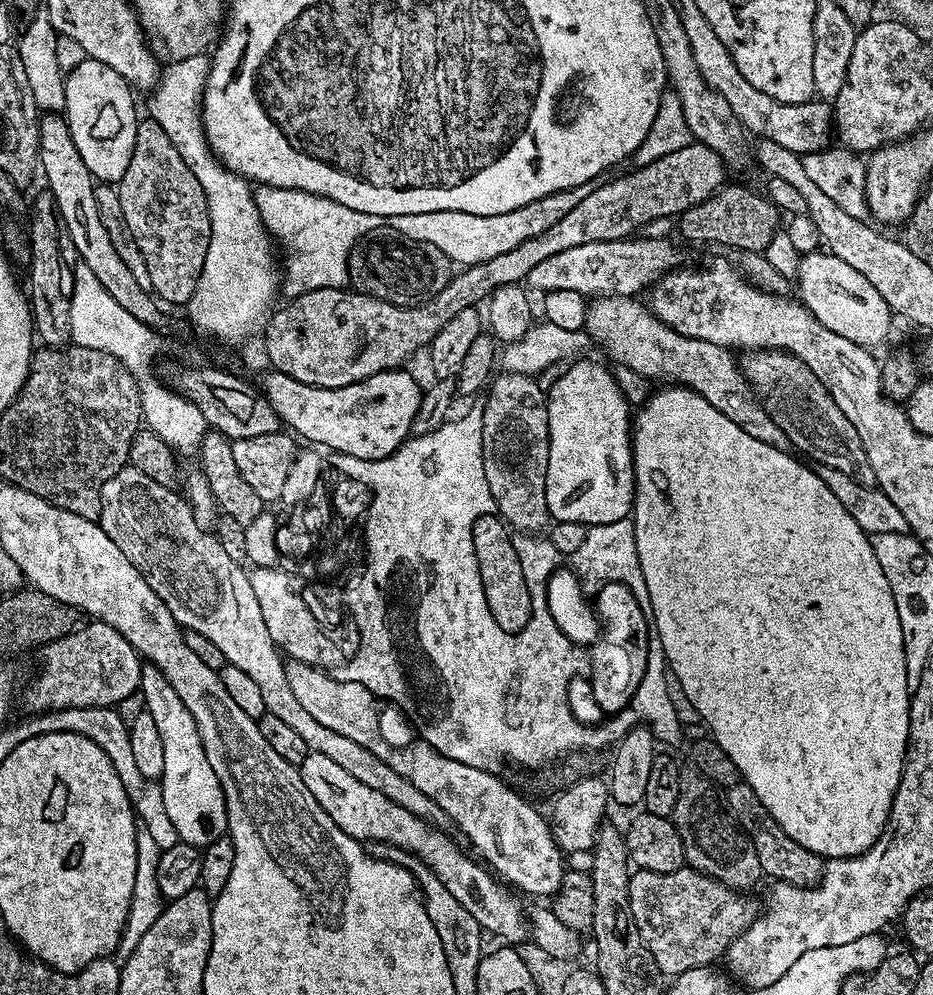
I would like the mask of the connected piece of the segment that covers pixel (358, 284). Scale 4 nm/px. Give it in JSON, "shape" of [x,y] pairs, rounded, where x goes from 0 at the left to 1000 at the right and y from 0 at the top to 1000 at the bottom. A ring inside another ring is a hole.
{"shape":[[[404,227],[394,233],[378,247],[373,260],[373,279],[378,290],[432,310],[465,301],[486,276],[486,262],[471,245],[448,243],[423,228]]]}

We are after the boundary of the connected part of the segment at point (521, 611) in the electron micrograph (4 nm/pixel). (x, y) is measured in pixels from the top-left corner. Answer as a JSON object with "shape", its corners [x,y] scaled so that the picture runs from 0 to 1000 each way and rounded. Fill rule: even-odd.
{"shape":[[[535,518],[518,519],[508,525],[506,544],[508,557],[512,561],[512,577],[517,577],[517,593],[521,597],[521,609],[538,629],[538,633],[555,635],[565,627],[569,617],[568,596],[559,579],[558,566],[551,555],[550,536]]]}

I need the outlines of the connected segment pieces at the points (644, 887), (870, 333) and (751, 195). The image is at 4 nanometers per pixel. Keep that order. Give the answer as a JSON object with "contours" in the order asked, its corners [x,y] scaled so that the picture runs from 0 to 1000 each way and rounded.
{"contours":[[[[736,870],[718,878],[682,874],[673,882],[673,910],[677,916],[677,925],[688,947],[692,947],[708,981],[713,983],[727,982],[741,973],[766,970],[766,965],[771,966],[775,962],[787,943],[798,937],[808,924],[806,909],[797,901],[801,899]]],[[[886,251],[878,252],[866,253],[863,257],[861,254],[855,261],[851,281],[857,284],[855,297],[862,309],[870,313],[885,332],[894,332],[894,336],[902,336],[902,340],[911,340],[911,344],[927,348],[945,345],[958,323],[958,316],[950,308],[945,295],[941,295],[915,267]]],[[[777,184],[757,203],[748,203],[748,207],[740,207],[727,219],[727,233],[737,241],[748,241],[752,245],[773,245],[776,249],[790,249],[790,254],[818,254],[825,247],[825,239],[837,232],[838,214],[826,200],[814,197],[804,189],[793,185]]]]}

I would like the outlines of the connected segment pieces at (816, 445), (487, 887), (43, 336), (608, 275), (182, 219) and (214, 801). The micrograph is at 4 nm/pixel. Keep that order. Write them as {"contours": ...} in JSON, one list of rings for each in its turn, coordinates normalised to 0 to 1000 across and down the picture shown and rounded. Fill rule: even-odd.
{"contours":[[[[831,352],[798,353],[791,365],[814,405],[826,415],[838,438],[850,446],[848,449],[854,455],[863,454],[857,456],[867,463],[902,472],[902,476],[916,478],[924,486],[936,485],[935,469],[928,452],[924,452],[920,432],[911,428],[911,420],[907,420],[907,416],[898,412],[898,404],[890,400],[885,388],[877,384],[868,368],[864,368],[847,354]]],[[[331,756],[328,763],[320,768],[322,781],[332,794],[337,806],[358,822],[358,826],[371,838],[387,846],[404,844],[407,848],[421,848],[433,856],[442,856],[445,863],[453,866],[459,873],[478,890],[478,894],[512,927],[512,931],[523,940],[533,941],[533,946],[544,951],[557,951],[568,941],[563,910],[557,910],[550,897],[513,863],[505,864],[482,841],[471,831],[464,830],[431,814],[427,806],[418,806],[414,798],[397,794],[384,782],[377,781],[367,770],[361,770],[349,758]]],[[[55,195],[46,196],[39,201],[39,210],[34,213],[34,229],[29,230],[32,256],[28,272],[34,308],[34,328],[38,341],[46,349],[71,350],[77,341],[75,304],[79,295],[79,271],[84,258],[79,251],[79,243],[75,243],[71,223],[66,223],[58,199]]],[[[697,237],[693,239],[674,239],[654,243],[628,243],[628,247],[615,247],[615,251],[602,251],[585,263],[577,263],[568,271],[565,284],[571,285],[579,295],[594,291],[615,291],[627,299],[640,297],[681,298],[696,288],[714,273],[721,272],[727,266],[727,255],[718,243],[719,240]]],[[[154,119],[147,124],[144,151],[139,155],[139,167],[135,167],[135,175],[131,175],[131,179],[126,182],[126,192],[135,227],[139,229],[156,261],[156,269],[161,273],[164,284],[163,293],[177,307],[200,307],[212,287],[212,279],[221,263],[221,251],[225,247],[225,215],[221,195],[217,191],[217,183],[212,183],[204,167],[195,163],[195,155],[191,155],[186,143],[182,143],[178,131],[174,131],[169,123]]],[[[162,669],[151,670],[150,689],[148,692],[154,699],[154,711],[165,722],[169,730],[169,739],[174,742],[174,755],[178,761],[176,777],[171,779],[170,789],[174,794],[174,802],[178,806],[178,814],[186,826],[186,834],[191,834],[194,845],[198,848],[207,848],[209,852],[220,853],[224,848],[228,848],[234,841],[241,839],[244,834],[244,815],[242,814],[242,802],[236,789],[234,778],[229,778],[229,770],[221,762],[221,754],[217,754],[217,742],[212,738],[212,730],[199,714],[195,702],[186,695],[186,689],[178,685],[178,681],[167,671]]]]}

